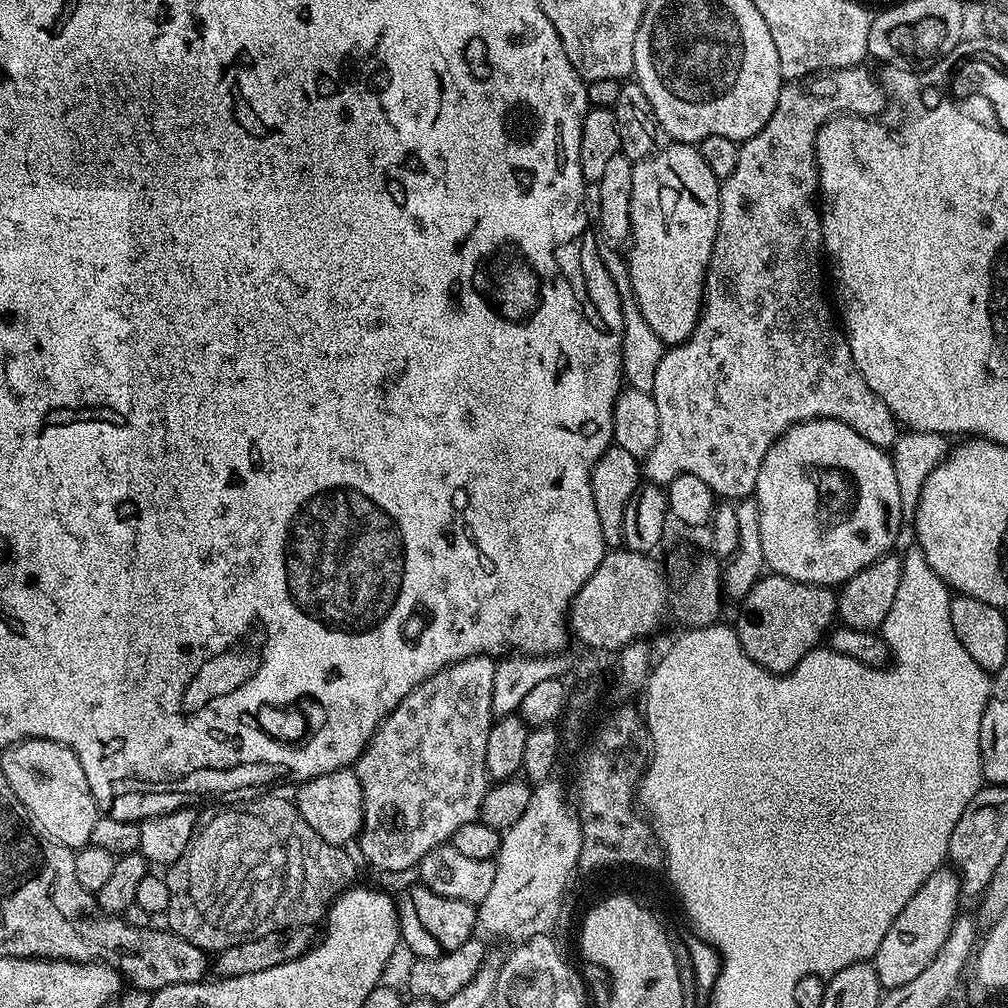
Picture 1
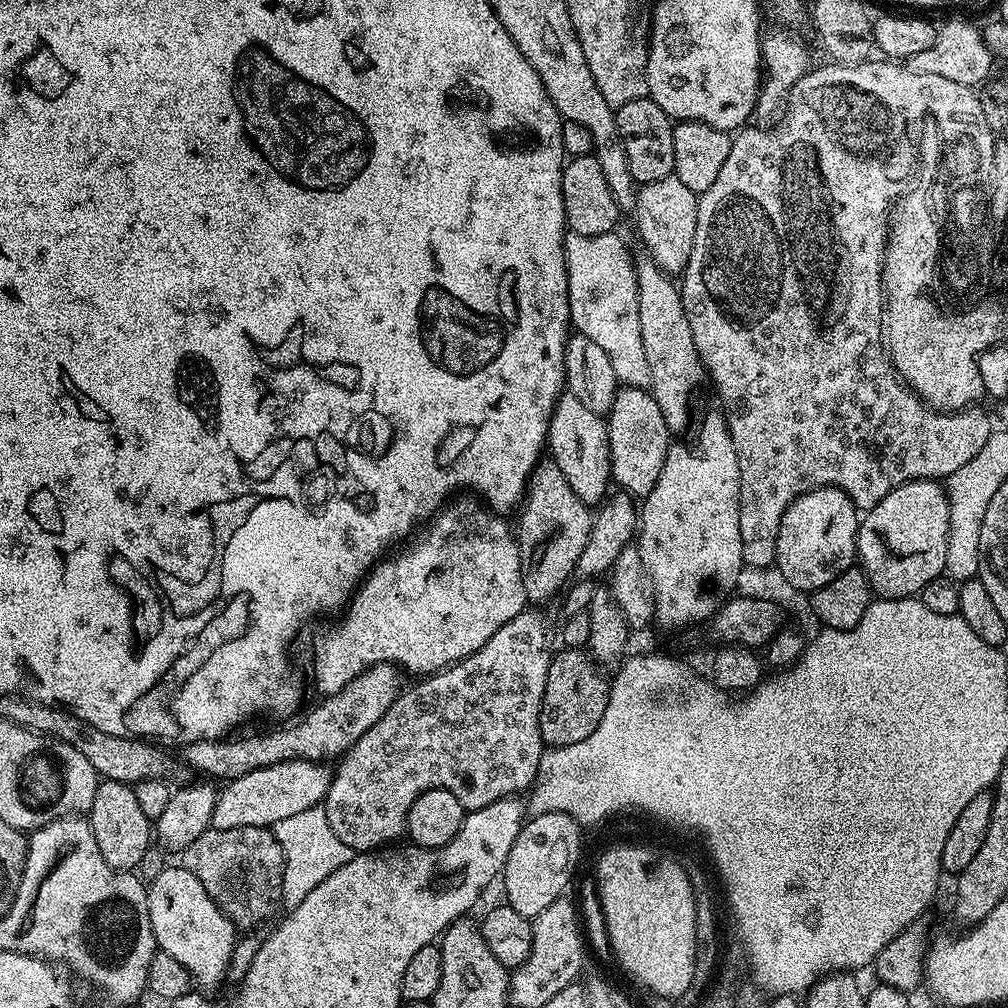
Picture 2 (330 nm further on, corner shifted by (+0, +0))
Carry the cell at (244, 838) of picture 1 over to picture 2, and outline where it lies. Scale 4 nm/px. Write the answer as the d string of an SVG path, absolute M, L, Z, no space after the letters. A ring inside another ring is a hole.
M242 826L234 830L218 830L209 827L207 832L194 838L190 846L183 849L182 867L190 870L206 886L206 894L210 894L212 901L220 907L231 924L237 929L256 930L259 924L264 924L279 908L282 908L284 894L284 851L278 842L272 828L259 828L258 826Z

